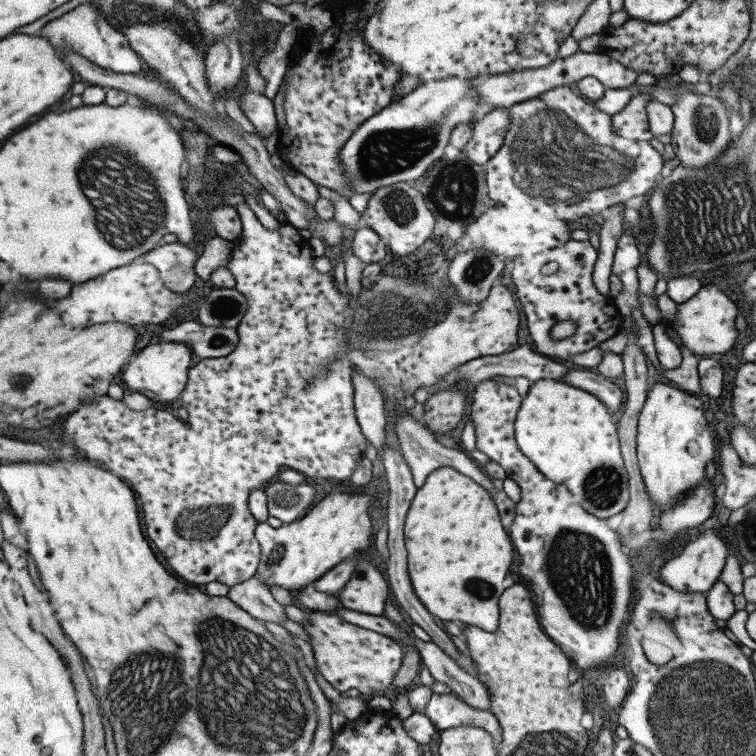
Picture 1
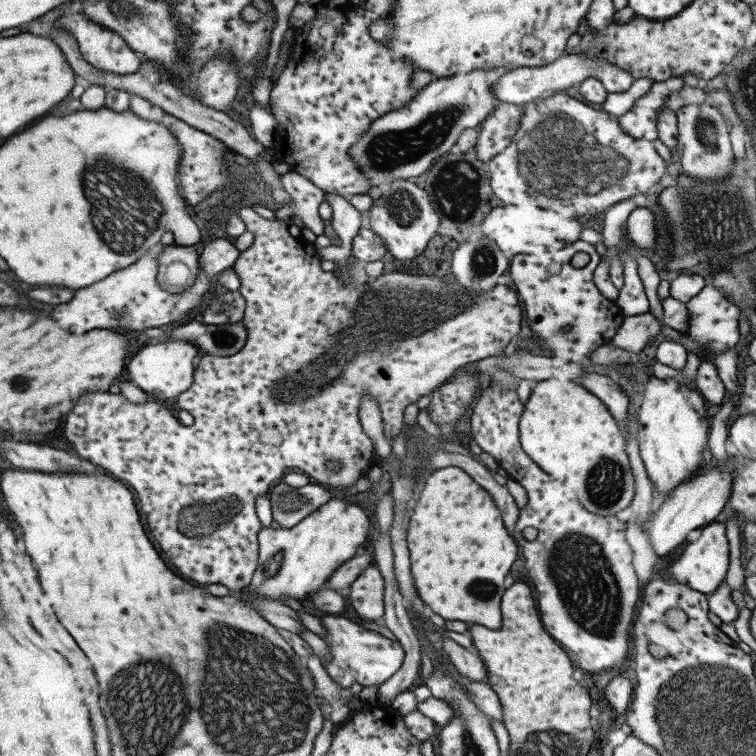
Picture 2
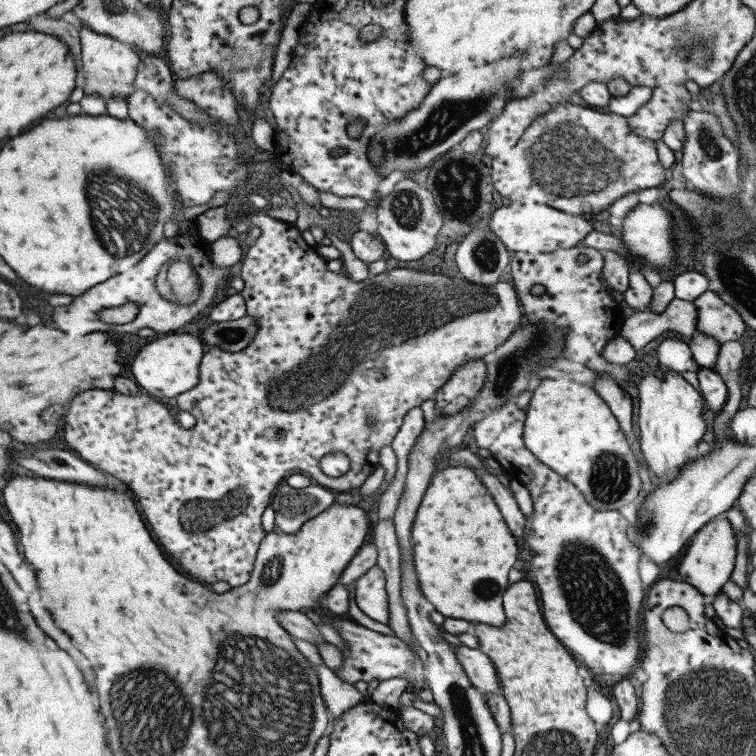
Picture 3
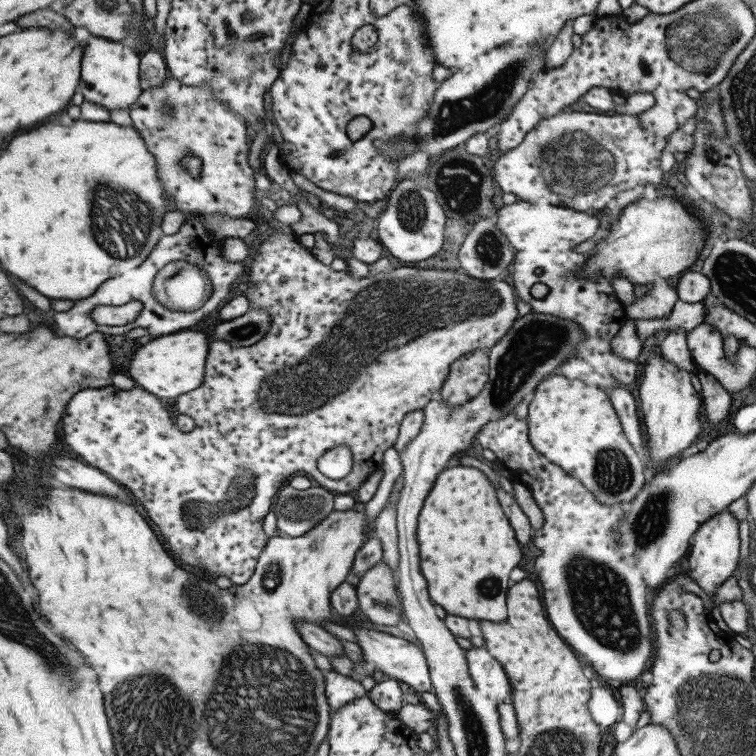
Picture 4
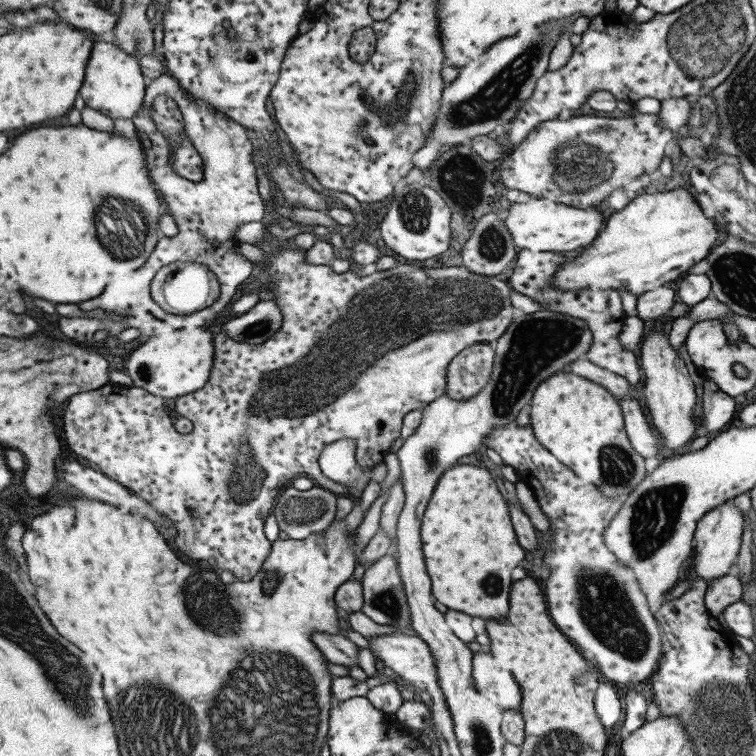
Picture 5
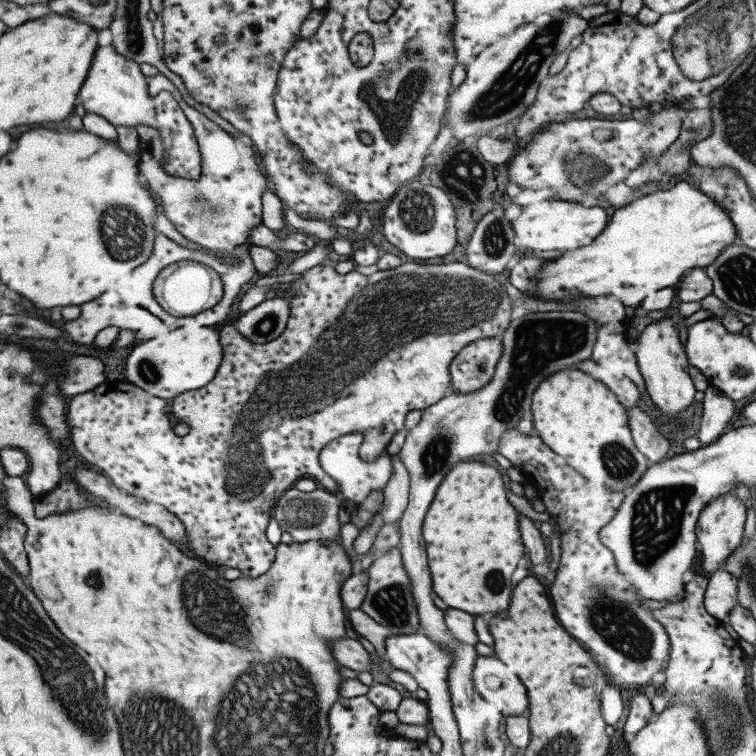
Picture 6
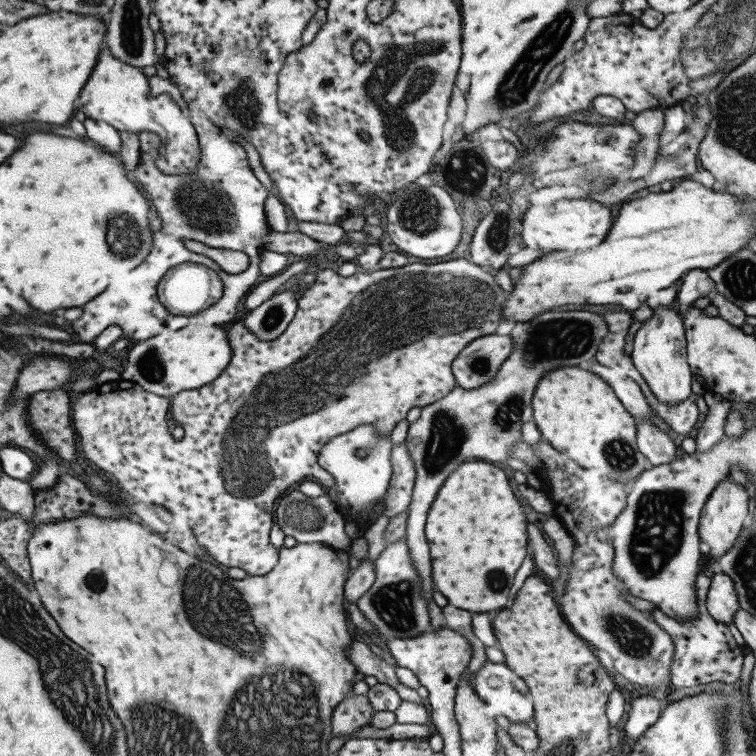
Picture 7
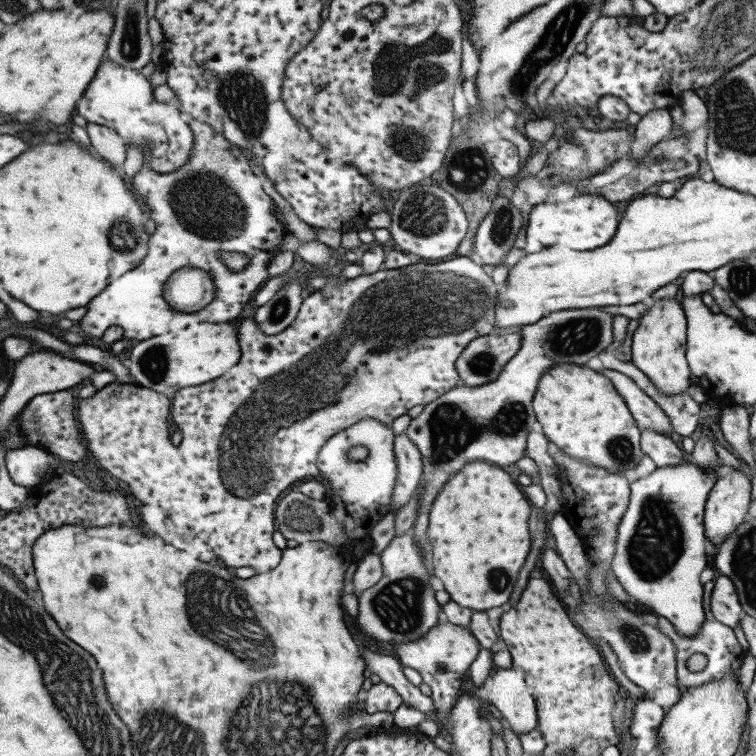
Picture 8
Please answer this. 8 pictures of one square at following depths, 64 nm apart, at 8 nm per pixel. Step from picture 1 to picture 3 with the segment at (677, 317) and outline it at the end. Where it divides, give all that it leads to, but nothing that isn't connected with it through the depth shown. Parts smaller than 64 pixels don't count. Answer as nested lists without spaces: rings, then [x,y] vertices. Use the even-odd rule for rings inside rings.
[[[707,291],[692,303],[696,312],[695,331],[714,338],[719,345],[728,340],[740,340],[745,327],[751,335],[753,330],[744,324],[739,313],[715,292]]]

